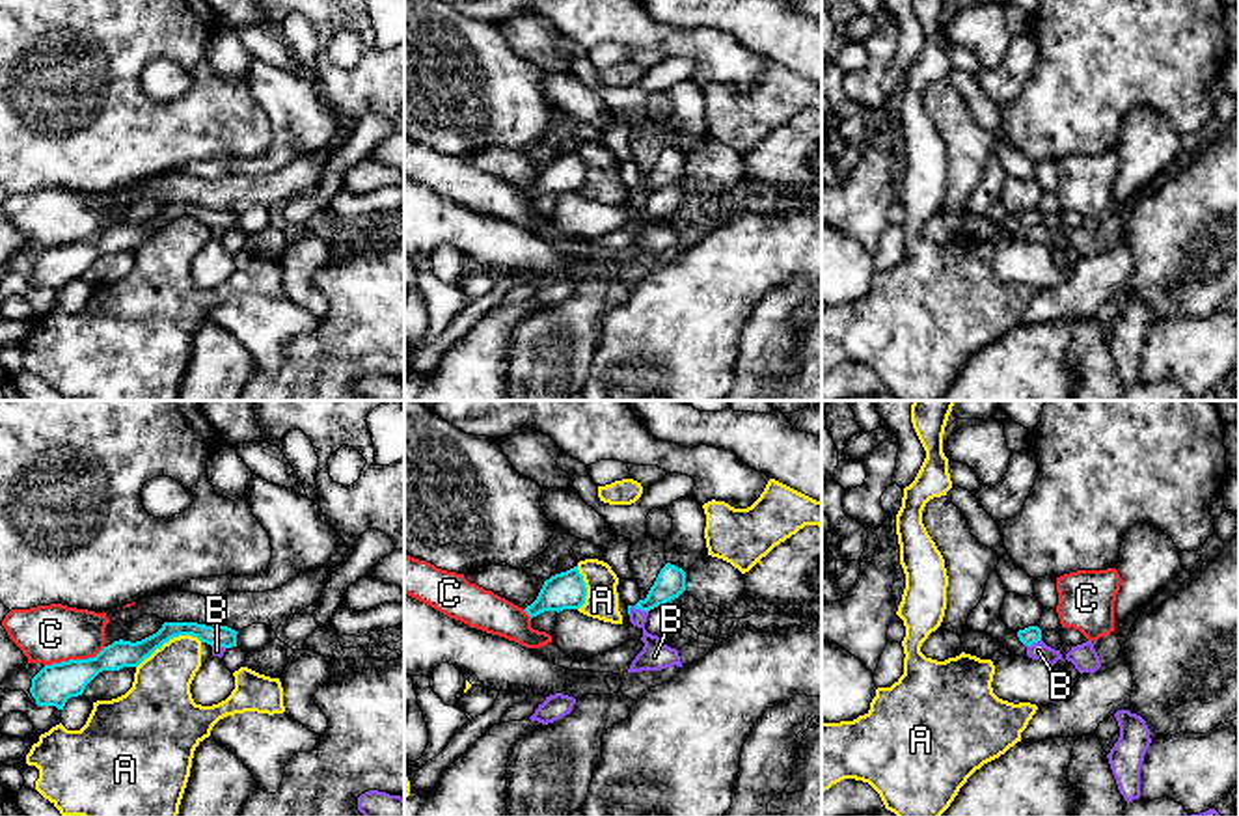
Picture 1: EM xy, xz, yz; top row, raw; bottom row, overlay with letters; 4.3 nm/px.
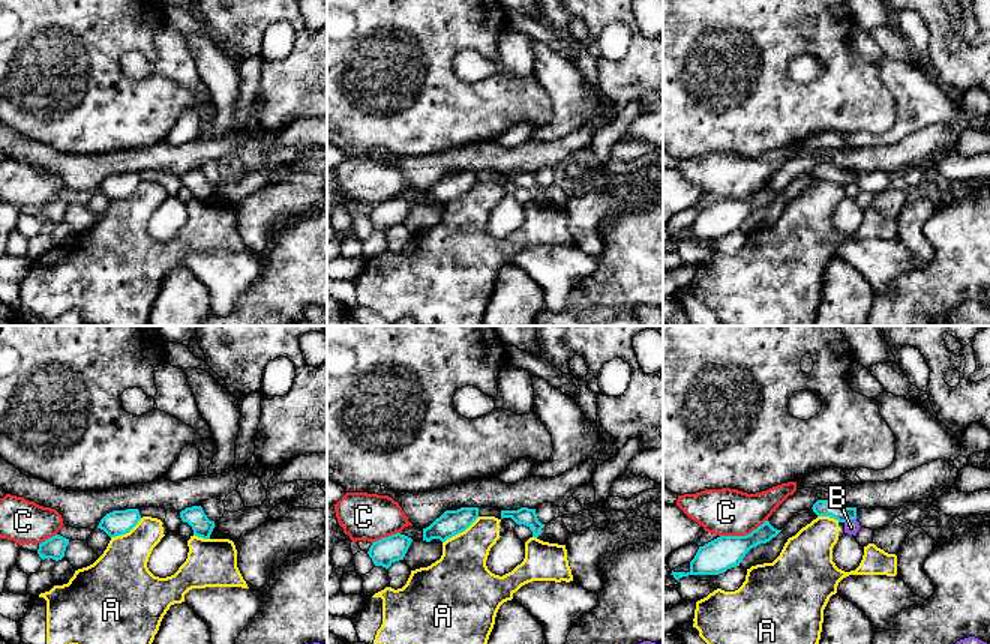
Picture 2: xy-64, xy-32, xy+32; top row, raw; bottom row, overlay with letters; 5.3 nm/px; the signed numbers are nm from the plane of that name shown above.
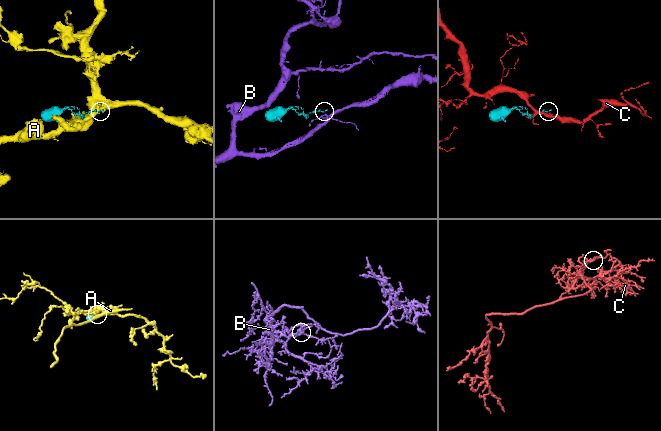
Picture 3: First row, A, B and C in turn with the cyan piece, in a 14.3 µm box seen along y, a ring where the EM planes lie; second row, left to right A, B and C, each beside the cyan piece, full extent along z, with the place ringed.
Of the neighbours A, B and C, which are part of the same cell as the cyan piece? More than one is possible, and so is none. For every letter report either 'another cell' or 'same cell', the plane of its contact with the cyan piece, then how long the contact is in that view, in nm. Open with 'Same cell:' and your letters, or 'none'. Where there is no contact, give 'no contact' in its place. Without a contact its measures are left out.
Same cell: none
A: another cell; meets cyan in xy; contact 300 nm long
B: another cell; meets cyan in xz; contact 90 nm long
C: another cell; meets cyan in xy; contact 280 nm long

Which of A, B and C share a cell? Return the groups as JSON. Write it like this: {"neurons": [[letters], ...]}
{"neurons": [["A"], ["B"], ["C"]]}

